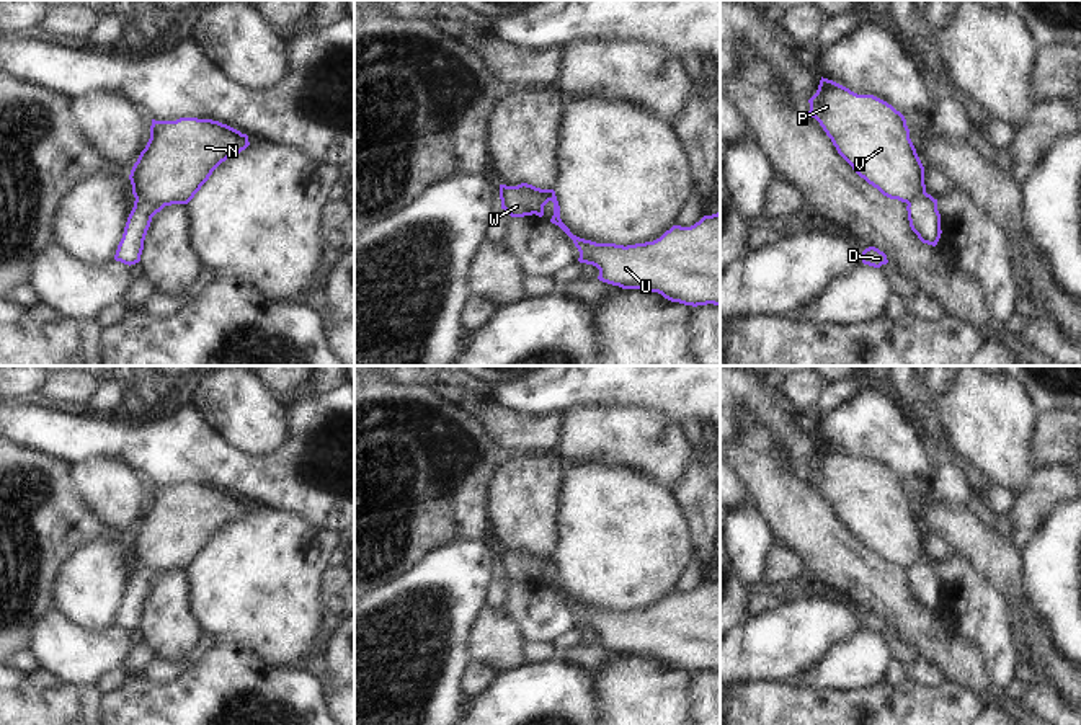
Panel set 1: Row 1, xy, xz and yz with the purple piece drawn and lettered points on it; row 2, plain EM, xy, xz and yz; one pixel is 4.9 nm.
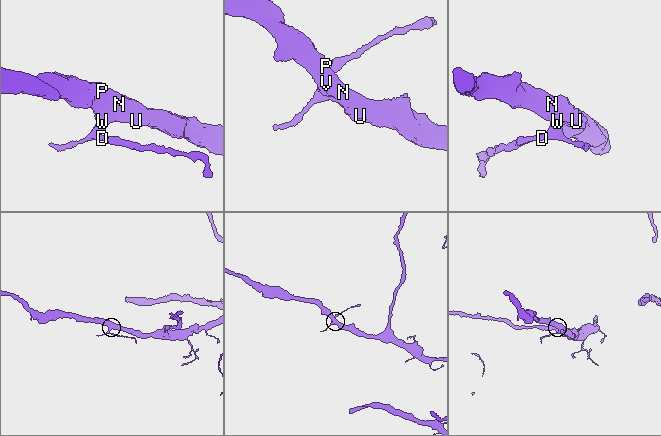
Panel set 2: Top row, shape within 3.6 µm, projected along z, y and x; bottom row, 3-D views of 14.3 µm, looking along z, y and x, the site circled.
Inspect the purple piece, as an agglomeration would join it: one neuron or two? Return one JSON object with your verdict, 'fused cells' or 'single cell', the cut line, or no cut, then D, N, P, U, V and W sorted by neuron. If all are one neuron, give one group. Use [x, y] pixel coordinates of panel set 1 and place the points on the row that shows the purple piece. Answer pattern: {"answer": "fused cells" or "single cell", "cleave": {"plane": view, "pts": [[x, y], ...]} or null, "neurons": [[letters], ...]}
{"answer": "fused cells", "cleave": {"plane": "xz", "pts": [[513, 186], [521, 191], [531, 191], [536, 196], [534, 213]]}, "neurons": [["D", "W"], ["N", "P", "U", "V"]]}

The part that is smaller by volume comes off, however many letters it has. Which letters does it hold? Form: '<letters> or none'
D, W

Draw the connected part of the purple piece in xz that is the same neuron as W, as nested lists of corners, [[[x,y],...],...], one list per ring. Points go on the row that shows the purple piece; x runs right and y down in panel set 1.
[[[500,185],[501,209],[511,217],[532,216],[537,206],[537,196],[534,193],[521,193],[514,186]]]

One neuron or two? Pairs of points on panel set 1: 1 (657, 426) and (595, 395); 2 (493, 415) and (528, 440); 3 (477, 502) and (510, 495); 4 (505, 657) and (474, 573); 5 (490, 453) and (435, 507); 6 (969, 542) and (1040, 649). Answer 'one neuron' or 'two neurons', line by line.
1: two neurons
2: one neuron
3: two neurons
4: two neurons
5: one neuron
6: one neuron

